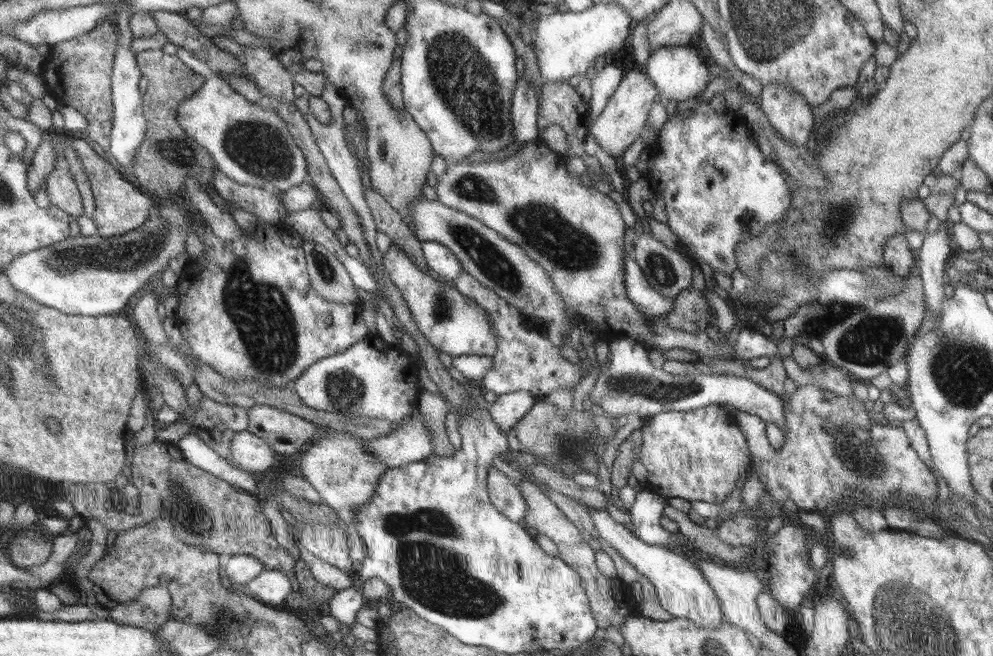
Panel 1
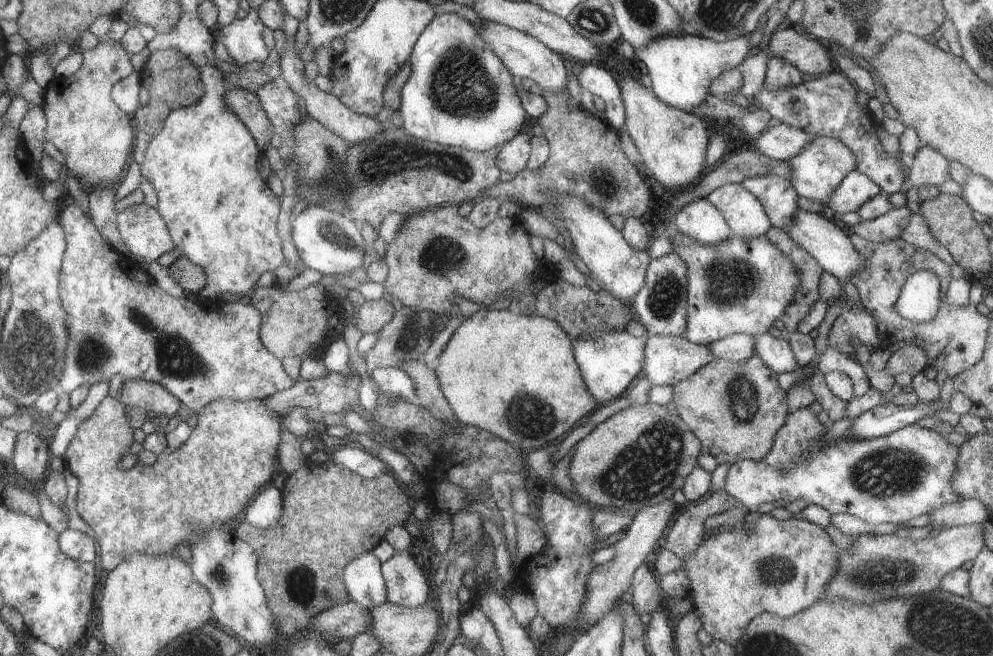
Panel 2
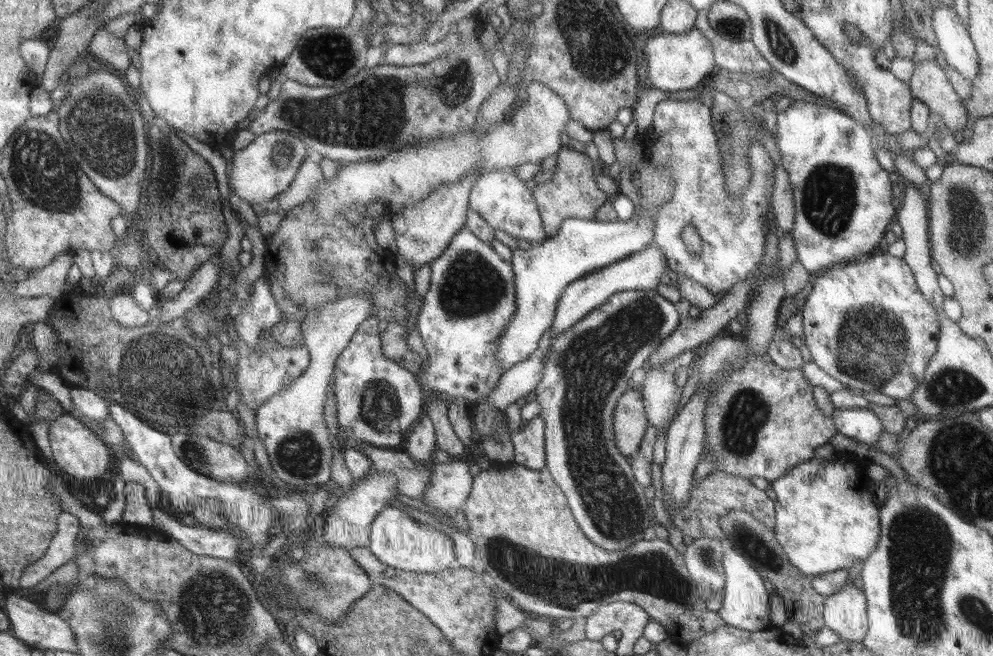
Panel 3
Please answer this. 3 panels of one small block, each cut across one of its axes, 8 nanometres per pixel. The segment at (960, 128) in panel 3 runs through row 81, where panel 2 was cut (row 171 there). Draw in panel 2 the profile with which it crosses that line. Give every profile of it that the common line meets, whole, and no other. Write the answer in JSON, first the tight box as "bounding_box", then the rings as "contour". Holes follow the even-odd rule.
{"bounding_box":[906,146,950,190],"contour":[[[921,146],[909,169],[906,190],[922,185],[940,188],[950,176],[950,161],[929,146]]]}

